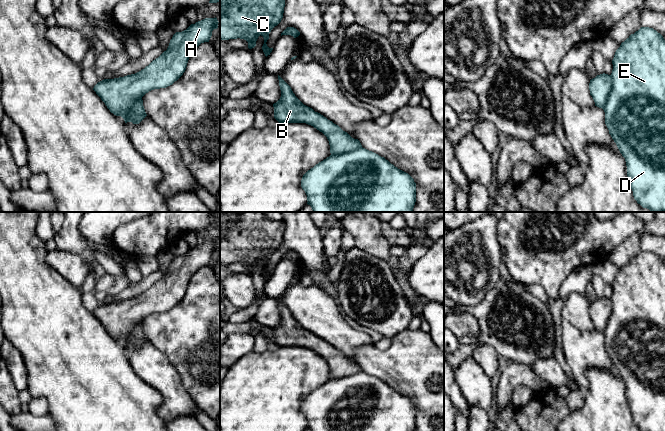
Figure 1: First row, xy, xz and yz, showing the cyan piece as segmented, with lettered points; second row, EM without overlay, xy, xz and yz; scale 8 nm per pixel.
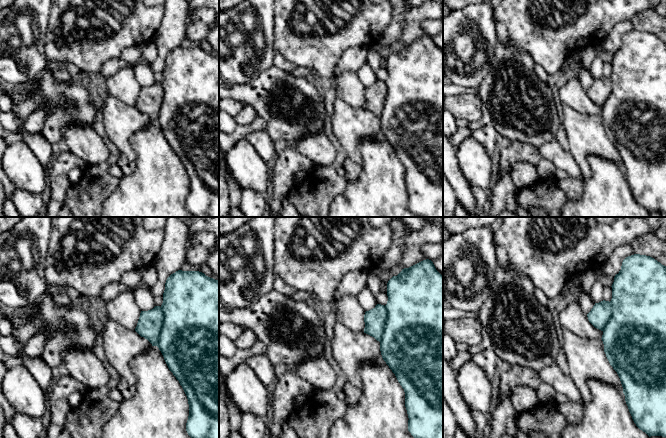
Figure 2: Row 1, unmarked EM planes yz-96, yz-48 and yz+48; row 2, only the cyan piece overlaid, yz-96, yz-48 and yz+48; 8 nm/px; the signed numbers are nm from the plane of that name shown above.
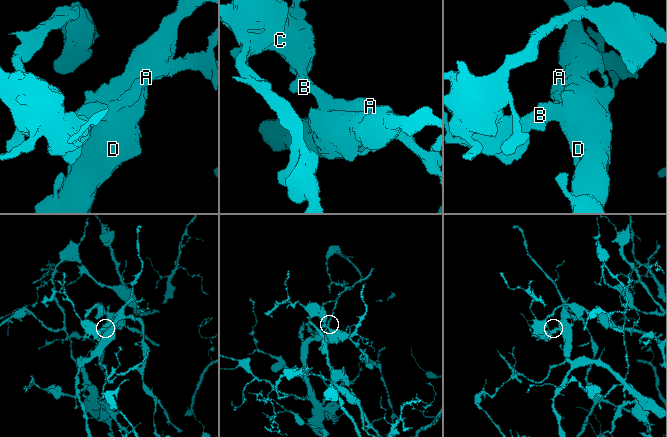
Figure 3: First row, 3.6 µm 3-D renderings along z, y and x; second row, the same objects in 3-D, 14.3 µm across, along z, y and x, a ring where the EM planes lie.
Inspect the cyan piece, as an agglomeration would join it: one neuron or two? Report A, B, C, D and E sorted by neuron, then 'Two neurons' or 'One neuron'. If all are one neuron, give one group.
Groups: A B C / D E. Two neurons

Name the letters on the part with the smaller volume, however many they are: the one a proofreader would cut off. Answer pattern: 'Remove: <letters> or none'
Remove: A, B, C

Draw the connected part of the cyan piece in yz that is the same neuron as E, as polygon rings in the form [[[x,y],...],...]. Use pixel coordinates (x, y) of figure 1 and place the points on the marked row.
[[[641,27],[616,50],[612,88],[604,107],[609,134],[625,158],[634,199],[651,212],[665,212],[665,40],[653,28]]]

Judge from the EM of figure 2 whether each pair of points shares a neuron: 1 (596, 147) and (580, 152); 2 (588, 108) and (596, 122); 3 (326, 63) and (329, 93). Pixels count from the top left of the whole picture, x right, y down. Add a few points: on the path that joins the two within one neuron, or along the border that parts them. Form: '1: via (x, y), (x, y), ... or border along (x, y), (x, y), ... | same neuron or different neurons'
1: via (592, 147), (584, 148) | same neuron
2: border along (570, 106), (582, 113), (600, 115) | different neurons
3: border along (329, 81), (324, 83) | different neurons

